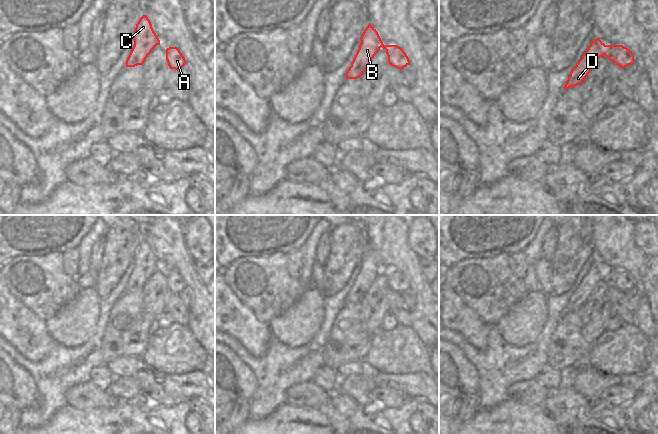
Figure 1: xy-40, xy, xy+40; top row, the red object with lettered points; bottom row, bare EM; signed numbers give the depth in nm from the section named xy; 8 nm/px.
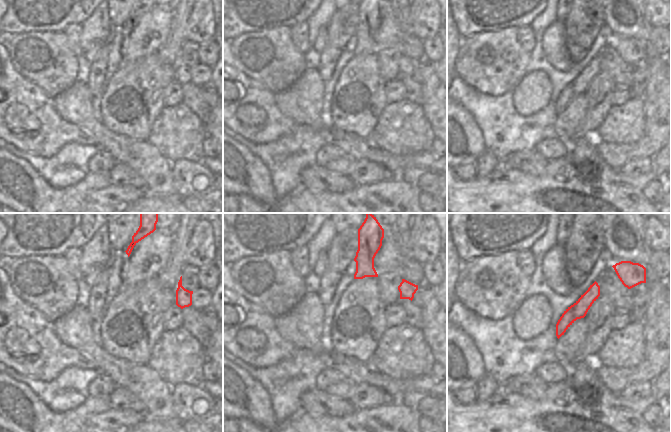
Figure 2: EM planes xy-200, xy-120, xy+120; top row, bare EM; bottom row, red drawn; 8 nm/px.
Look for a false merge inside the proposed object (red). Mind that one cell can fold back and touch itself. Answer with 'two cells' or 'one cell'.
two cells

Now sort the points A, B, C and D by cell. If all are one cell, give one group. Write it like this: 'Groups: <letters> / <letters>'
Groups: A / B C D

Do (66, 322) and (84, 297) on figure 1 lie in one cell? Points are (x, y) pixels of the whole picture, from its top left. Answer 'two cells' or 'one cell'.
one cell

